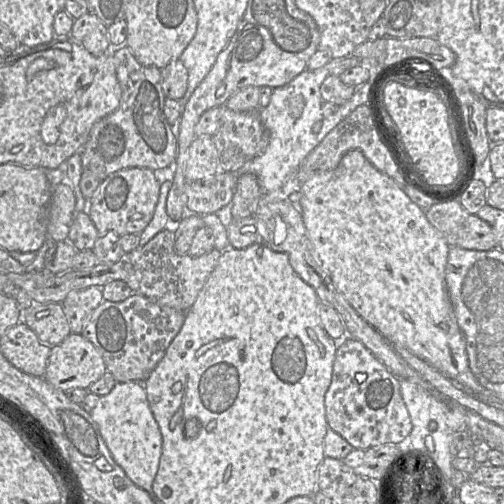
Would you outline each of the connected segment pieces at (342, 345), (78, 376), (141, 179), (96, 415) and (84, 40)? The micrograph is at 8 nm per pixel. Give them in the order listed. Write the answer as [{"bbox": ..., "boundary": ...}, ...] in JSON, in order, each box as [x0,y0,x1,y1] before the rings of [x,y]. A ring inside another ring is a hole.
[{"bbox":[324,336,411,449],"boundary":[[[345,336],[336,340],[332,379],[324,396],[328,427],[342,436],[353,448],[366,449],[386,443],[399,443],[411,431],[409,413],[400,393],[399,379],[391,373],[359,340]]]},{"bbox":[44,333,107,391],"boundary":[[[71,333],[60,344],[51,347],[44,378],[54,387],[66,391],[69,389],[87,389],[98,381],[107,371],[99,350],[81,333]]]},{"bbox":[87,167,160,236],"boundary":[[[130,167],[107,176],[88,200],[87,212],[99,236],[113,231],[119,236],[138,234],[150,223],[160,194],[160,180],[150,168]]]},{"bbox":[90,382,162,495],"boundary":[[[121,382],[105,396],[90,412],[114,461],[129,479],[149,495],[154,493],[152,484],[157,474],[162,453],[162,435],[152,414],[143,383]]]},{"bbox":[70,12,113,55],"boundary":[[[90,12],[74,19],[70,35],[93,55],[110,53],[113,49],[108,37],[108,26]]]}]

